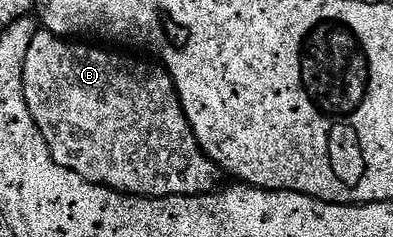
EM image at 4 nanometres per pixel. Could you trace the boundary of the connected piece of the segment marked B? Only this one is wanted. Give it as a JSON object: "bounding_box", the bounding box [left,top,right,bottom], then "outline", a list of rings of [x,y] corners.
{"bounding_box":[24,28,223,198],"outline":[[[41,28],[31,40],[31,48],[27,50],[24,72],[25,99],[43,140],[53,153],[53,159],[59,164],[63,164],[63,168],[73,170],[79,176],[83,176],[88,182],[109,186],[123,194],[137,194],[140,198],[166,198],[176,194],[195,198],[198,194],[214,193],[220,187],[217,185],[220,184],[221,178],[223,179],[223,171],[201,149],[201,144],[181,107],[181,97],[177,94],[177,86],[173,83],[173,77],[170,76],[164,65],[158,64],[156,61],[154,61],[155,63],[140,62],[139,59],[132,58],[129,54],[116,54],[113,50],[100,50],[97,46],[84,46],[81,42],[84,41],[70,40],[68,37],[52,34],[49,30]]]}

